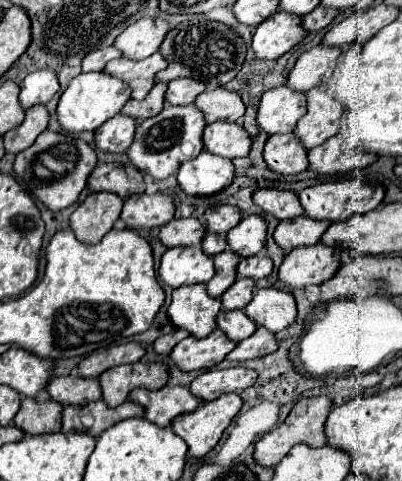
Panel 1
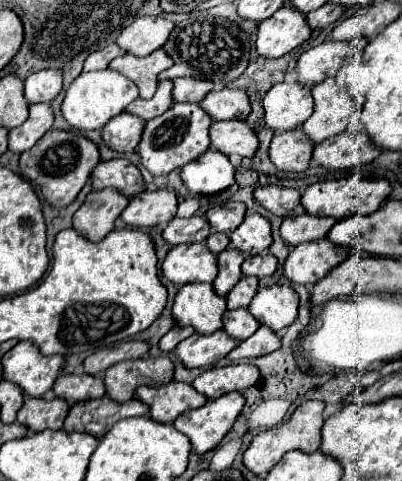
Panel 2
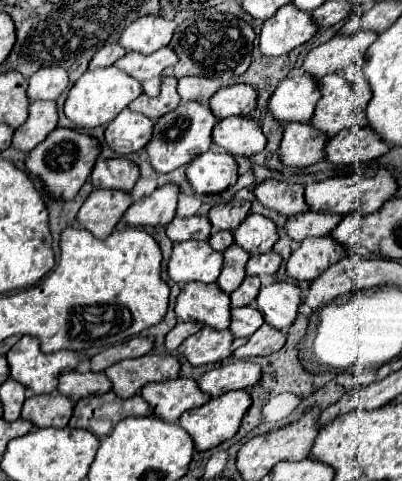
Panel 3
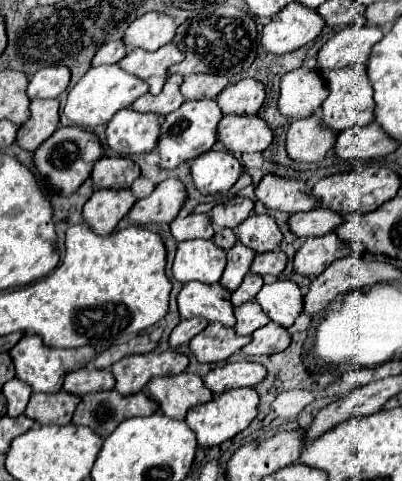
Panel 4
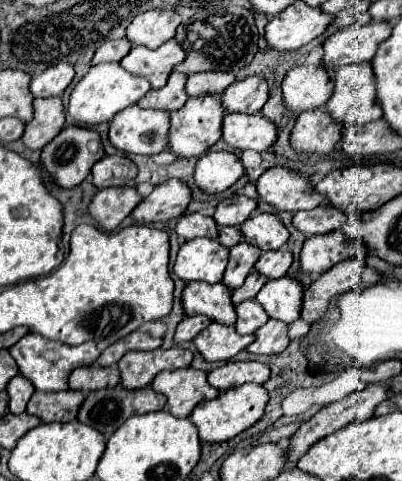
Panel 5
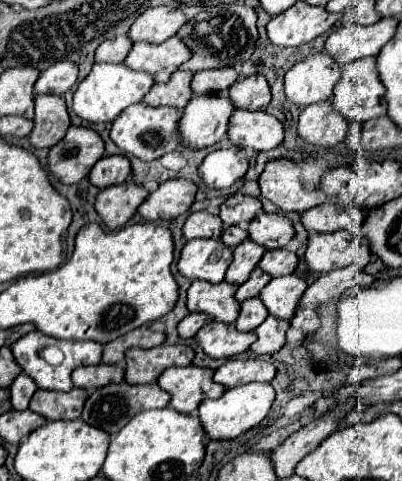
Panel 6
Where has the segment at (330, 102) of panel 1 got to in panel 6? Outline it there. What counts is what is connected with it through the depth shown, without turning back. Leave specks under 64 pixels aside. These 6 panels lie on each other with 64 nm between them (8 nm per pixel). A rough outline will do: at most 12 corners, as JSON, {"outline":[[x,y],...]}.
{"outline":[[376,58],[344,66],[332,106],[348,122],[386,114]]}

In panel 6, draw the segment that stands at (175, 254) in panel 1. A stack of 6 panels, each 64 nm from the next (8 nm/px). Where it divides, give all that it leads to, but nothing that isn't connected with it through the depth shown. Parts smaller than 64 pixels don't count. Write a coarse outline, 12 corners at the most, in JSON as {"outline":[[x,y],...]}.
{"outline":[[222,240],[186,242],[178,272],[188,280],[224,280],[232,250]]}

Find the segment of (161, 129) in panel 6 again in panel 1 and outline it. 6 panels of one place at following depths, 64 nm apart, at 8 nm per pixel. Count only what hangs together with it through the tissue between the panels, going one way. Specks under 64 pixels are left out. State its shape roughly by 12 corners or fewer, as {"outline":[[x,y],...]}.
{"outline":[[116,114],[94,130],[104,152],[126,152],[136,120]]}

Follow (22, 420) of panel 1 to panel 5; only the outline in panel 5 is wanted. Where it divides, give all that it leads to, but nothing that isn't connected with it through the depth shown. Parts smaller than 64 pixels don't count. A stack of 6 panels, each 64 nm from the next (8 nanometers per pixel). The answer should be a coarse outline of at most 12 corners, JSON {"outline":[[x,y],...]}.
{"outline":[[34,392],[26,412],[42,422],[72,422],[84,394]]}

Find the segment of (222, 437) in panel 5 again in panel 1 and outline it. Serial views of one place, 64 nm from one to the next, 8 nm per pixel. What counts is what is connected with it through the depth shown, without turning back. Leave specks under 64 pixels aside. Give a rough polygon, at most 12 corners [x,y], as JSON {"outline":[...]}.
{"outline":[[238,394],[204,402],[170,428],[202,458],[240,408]]}

